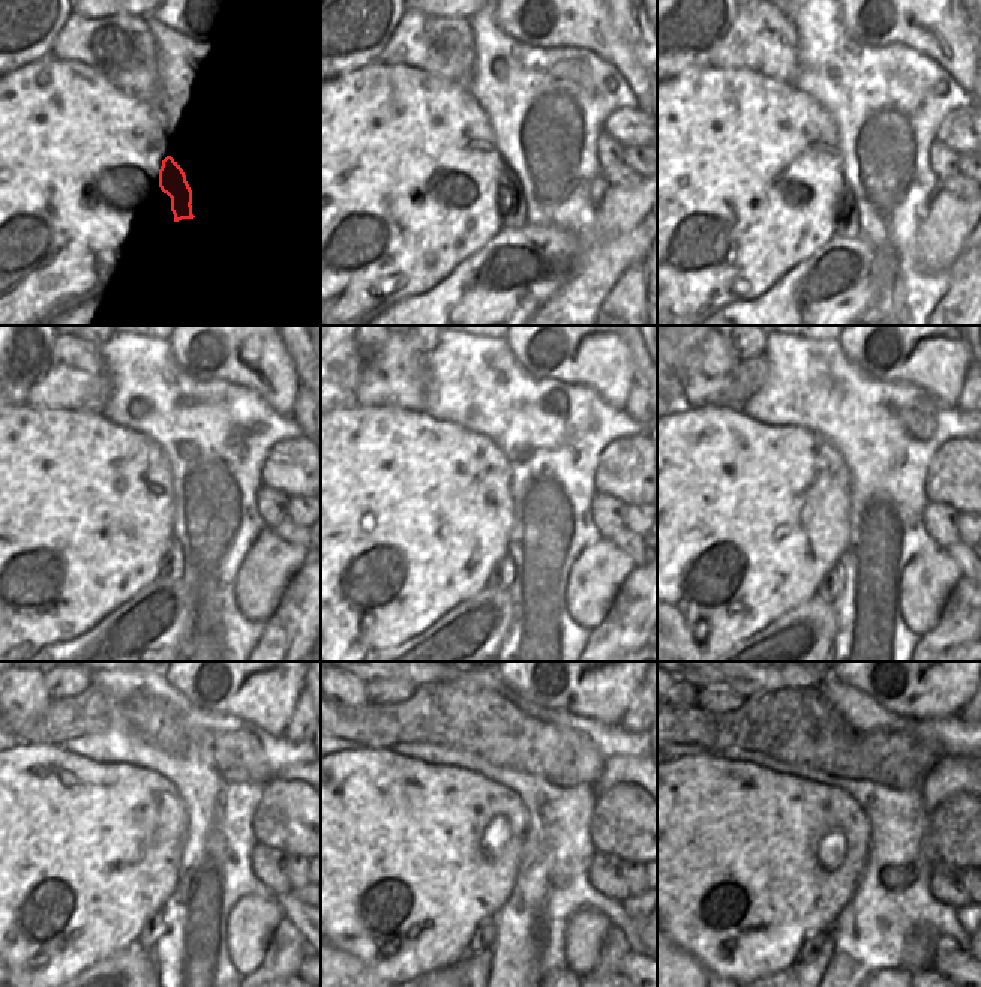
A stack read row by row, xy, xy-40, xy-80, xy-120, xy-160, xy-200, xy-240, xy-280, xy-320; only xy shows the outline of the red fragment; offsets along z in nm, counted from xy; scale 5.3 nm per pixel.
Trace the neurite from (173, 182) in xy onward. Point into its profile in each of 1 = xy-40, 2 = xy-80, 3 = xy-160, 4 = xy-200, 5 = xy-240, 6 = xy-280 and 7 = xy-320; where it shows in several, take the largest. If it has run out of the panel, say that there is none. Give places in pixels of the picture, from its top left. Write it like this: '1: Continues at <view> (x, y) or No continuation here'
1: Continues at xy-40 (510, 200)
2: Continues at xy-80 (846, 225)
3: Continues at xy-160 (501, 576)
4: Continues at xy-200 (831, 585)
5: Continues at xy-240 (153, 927)
6: Continues at xy-280 (483, 936)
7: Continues at xy-320 (813, 944).

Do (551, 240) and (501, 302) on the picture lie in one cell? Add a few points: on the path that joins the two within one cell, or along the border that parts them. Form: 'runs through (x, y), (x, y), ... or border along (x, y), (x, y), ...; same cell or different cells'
runs through (516, 242), (489, 251), (461, 287), (467, 296); same cell

